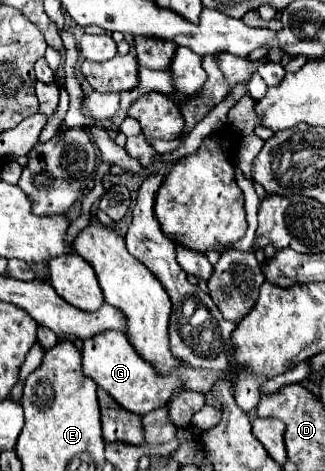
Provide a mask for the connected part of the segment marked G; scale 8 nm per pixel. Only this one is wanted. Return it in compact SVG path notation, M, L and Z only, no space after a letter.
M104 331L100 335L84 339L84 343L82 343L82 373L86 377L94 379L96 385L102 387L106 393L110 393L112 399L120 407L124 407L136 415L146 415L152 409L166 405L166 401L170 399L172 391L178 385L184 385L184 389L208 393L214 387L214 381L230 383L230 377L234 377L234 373L230 373L230 369L226 369L226 373L222 373L222 377L218 377L218 373L210 373L206 369L190 369L186 365L172 371L170 375L158 375L156 369L134 351L134 347L128 343L128 337L120 331Z

